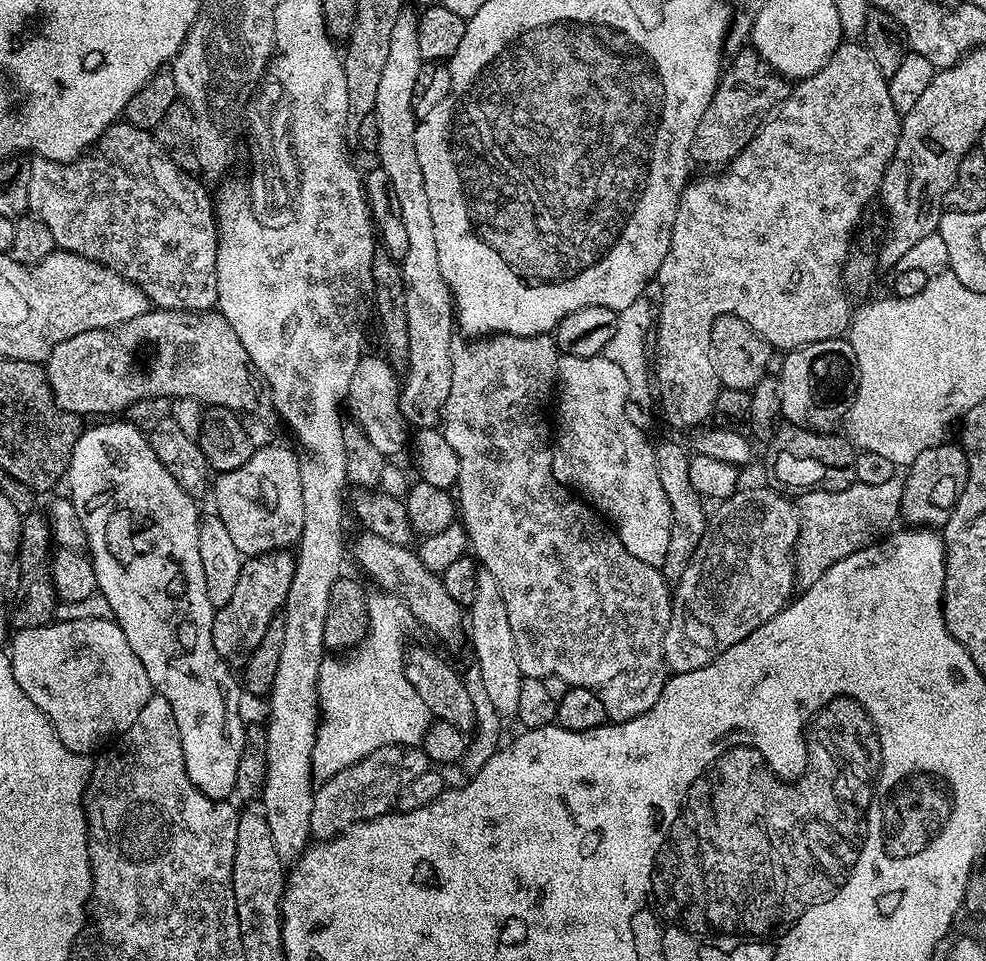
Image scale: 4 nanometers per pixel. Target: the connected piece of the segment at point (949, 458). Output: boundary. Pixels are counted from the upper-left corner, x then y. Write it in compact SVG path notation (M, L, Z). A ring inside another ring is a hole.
M956 442L930 446L930 450L922 450L922 454L907 465L906 472L908 476L903 477L904 489L900 503L901 517L905 521L908 519L912 526L943 529L968 481L968 455Z

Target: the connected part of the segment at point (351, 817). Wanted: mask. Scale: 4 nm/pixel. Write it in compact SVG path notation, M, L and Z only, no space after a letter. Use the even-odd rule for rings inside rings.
M391 744L371 752L366 758L338 770L313 791L310 833L317 841L331 840L363 820L373 820L393 811L401 788L429 771L430 761L423 747Z

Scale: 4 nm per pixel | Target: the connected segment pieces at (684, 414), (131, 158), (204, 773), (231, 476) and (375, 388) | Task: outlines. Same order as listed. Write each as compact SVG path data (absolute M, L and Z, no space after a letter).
M844 42L834 50L828 64L822 66L814 75L801 79L791 89L788 99L760 129L758 139L734 157L731 164L721 171L724 172L721 176L704 176L701 180L693 179L684 185L684 193L680 195L680 205L670 234L670 250L666 250L666 258L662 258L662 266L656 271L655 278L655 283L660 284L660 308L658 304L658 311L654 316L654 380L658 385L658 408L664 411L665 418L674 427L699 429L707 421L704 419L708 415L711 417L716 411L716 399L722 385L712 364L712 353L706 349L712 343L712 323L719 316L742 318L742 322L759 332L773 349L801 348L814 342L835 340L847 333L850 327L850 297L844 290L844 263L848 244L861 216L865 215L867 208L864 207L872 199L877 199L884 172L898 146L901 119L901 113L894 110L894 102L890 102L886 77L878 70L874 58L870 58L863 43Z
M127 122L111 124L103 136L96 141L94 147L79 160L73 160L71 164L59 164L53 160L36 158L32 160L30 170L30 202L28 212L35 219L40 220L50 230L54 238L56 248L65 252L73 252L79 256L85 256L91 260L99 260L113 268L120 276L125 276L130 282L134 282L148 296L149 301L157 309L169 312L207 312L215 309L218 304L218 282L216 281L216 249L218 247L218 221L214 215L214 200L208 192L185 169L179 168L168 157L160 141L149 129L139 128Z
M108 418L103 422L96 422L93 428L85 427L81 431L78 442L72 451L72 457L68 459L68 470L66 473L66 485L68 484L67 495L70 497L74 510L82 522L82 530L86 537L86 552L94 566L96 575L96 587L98 591L106 596L110 601L116 625L126 634L126 642L134 649L134 654L138 654L138 662L146 666L146 674L150 678L153 689L166 702L170 702L170 710L174 710L174 722L178 722L178 734L182 738L182 754L186 762L186 774L190 782L202 794L206 794L211 800L228 800L233 795L236 786L236 775L238 774L238 758L240 757L240 745L246 727L246 720L240 717L240 692L242 696L242 684L233 669L214 650L214 638L212 637L212 617L214 609L210 598L206 594L206 574L202 574L202 557L198 554L198 530L200 529L201 513L196 512L197 501L158 462L158 454L154 454L152 441L135 423L124 418Z
M276 447L255 449L246 466L219 473L210 488L211 499L216 499L215 515L224 523L234 546L238 546L240 555L245 558L291 549L299 545L304 532L302 464L299 459L296 461L290 449Z
M361 355L358 370L354 370L354 378L350 378L346 412L351 423L360 427L362 434L366 434L366 438L370 438L370 443L377 450L382 450L384 457L396 458L396 455L404 447L407 449L410 444L410 425L408 419L400 412L402 382L383 355L368 355Z

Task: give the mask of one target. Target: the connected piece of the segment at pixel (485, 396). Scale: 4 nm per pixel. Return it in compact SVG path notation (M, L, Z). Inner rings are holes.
M492 334L487 338L481 339L479 342L464 342L468 344L453 343L452 346L452 373L450 374L450 394L444 403L442 413L442 431L450 445L453 446L455 454L458 458L458 470L456 484L460 488L460 496L458 492L458 516L464 525L464 529L468 531L468 542L471 551L474 553L475 559L482 565L483 571L494 574L494 578L498 578L498 590L502 590L502 599L506 601L506 614L510 618L510 630L514 630L514 646L518 654L518 666L520 667L521 677L533 676L539 680L543 680L548 675L558 675L564 679L570 686L585 688L594 694L598 694L598 698L606 706L606 714L608 720L619 722L621 720L629 720L638 714L648 712L650 706L654 706L654 702L658 702L658 694L662 694L664 682L668 679L670 673L664 663L664 639L666 638L666 626L670 626L670 614L672 613L673 593L670 591L669 581L665 580L663 571L660 568L650 566L646 562L638 562L638 558L634 558L634 554L630 554L630 550L626 550L626 546L622 546L619 536L606 523L605 517L601 515L597 509L589 506L579 495L573 494L565 485L558 482L558 478L554 478L554 470L552 469L552 450L550 447L550 416L544 413L544 407L549 404L554 396L554 385L557 383L556 366L558 363L558 349L556 341L551 335L542 336L506 336L503 334Z

